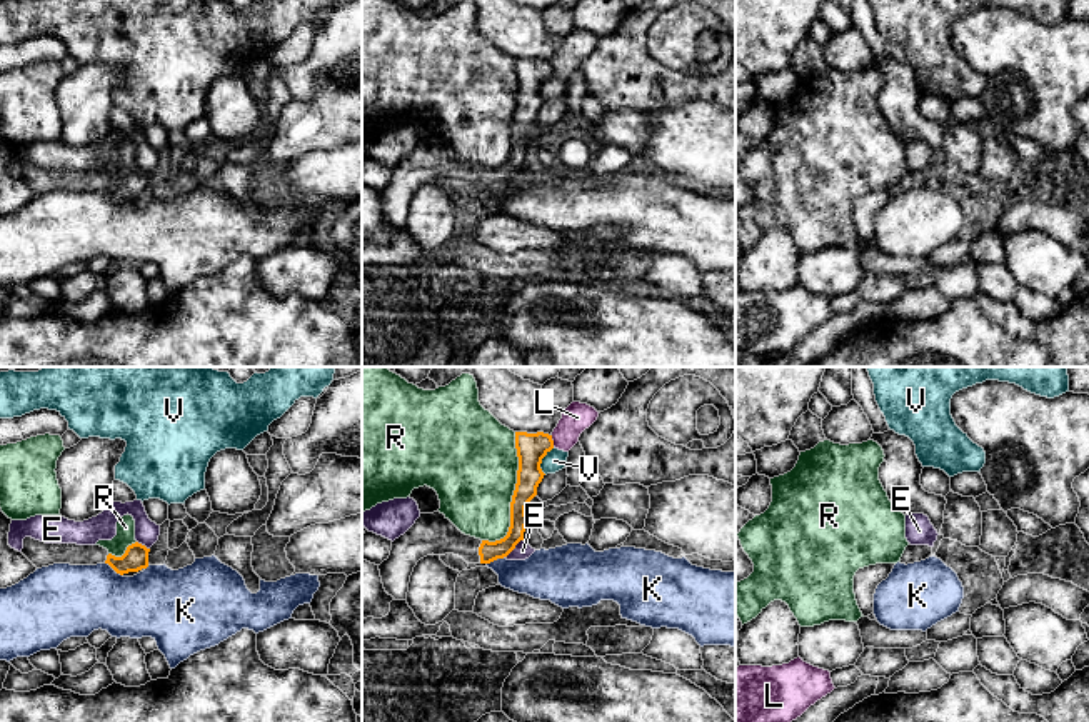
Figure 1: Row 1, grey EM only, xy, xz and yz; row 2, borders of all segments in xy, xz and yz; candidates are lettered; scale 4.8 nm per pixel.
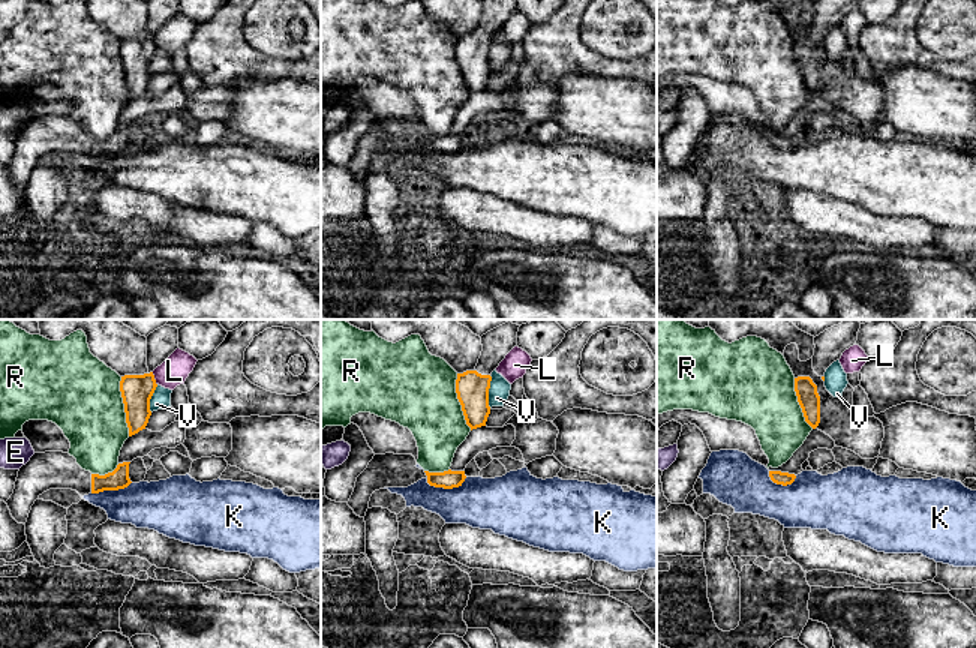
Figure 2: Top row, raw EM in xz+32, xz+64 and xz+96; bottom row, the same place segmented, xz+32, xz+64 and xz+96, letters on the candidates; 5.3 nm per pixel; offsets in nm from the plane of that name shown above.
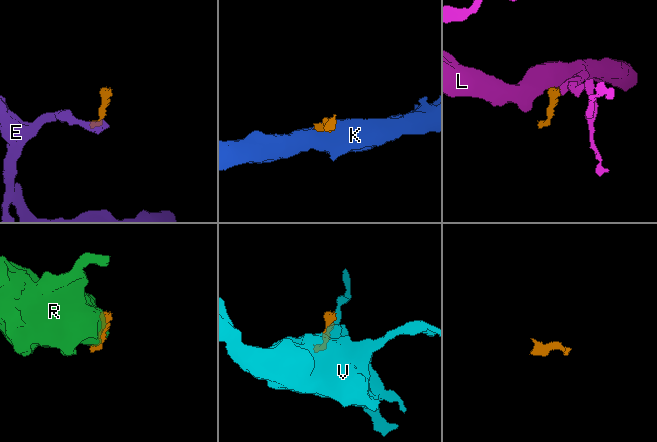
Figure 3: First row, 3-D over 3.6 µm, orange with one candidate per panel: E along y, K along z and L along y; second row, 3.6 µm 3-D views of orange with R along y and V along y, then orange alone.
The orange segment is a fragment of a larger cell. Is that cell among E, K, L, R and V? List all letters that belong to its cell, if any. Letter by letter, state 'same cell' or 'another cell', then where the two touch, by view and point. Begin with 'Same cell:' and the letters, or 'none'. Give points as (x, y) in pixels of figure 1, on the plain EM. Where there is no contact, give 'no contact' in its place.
Same cell: none
E: another cell; meets orange in xz at (512, 175)
K: another cell; meets orange in xy at (114, 195)
L: another cell; meets orange in xz at (552, 67)
R: another cell; meets orange in xz at (512, 122)
V: another cell; meets orange in xz at (541, 87)

